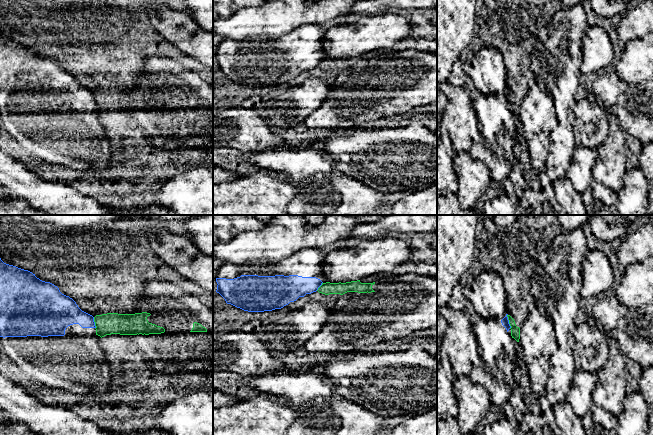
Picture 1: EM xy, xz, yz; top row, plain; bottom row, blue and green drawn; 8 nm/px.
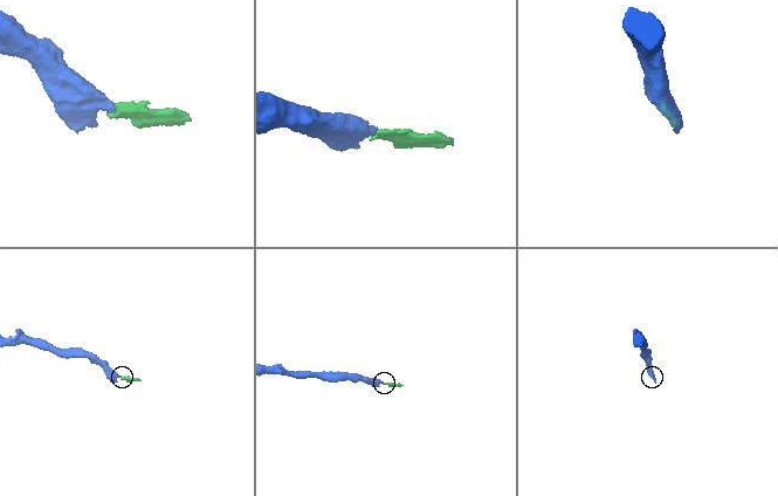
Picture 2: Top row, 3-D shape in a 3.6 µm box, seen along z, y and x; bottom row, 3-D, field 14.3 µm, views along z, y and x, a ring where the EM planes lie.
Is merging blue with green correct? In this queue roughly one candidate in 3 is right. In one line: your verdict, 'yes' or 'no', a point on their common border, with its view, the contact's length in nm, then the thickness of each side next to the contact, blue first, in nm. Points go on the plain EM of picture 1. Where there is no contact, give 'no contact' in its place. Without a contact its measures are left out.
no | yz (508, 97) | 120 nm | 60/80 nm

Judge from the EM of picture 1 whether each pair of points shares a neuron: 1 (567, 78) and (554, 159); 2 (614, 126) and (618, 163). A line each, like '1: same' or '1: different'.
1: same
2: same

